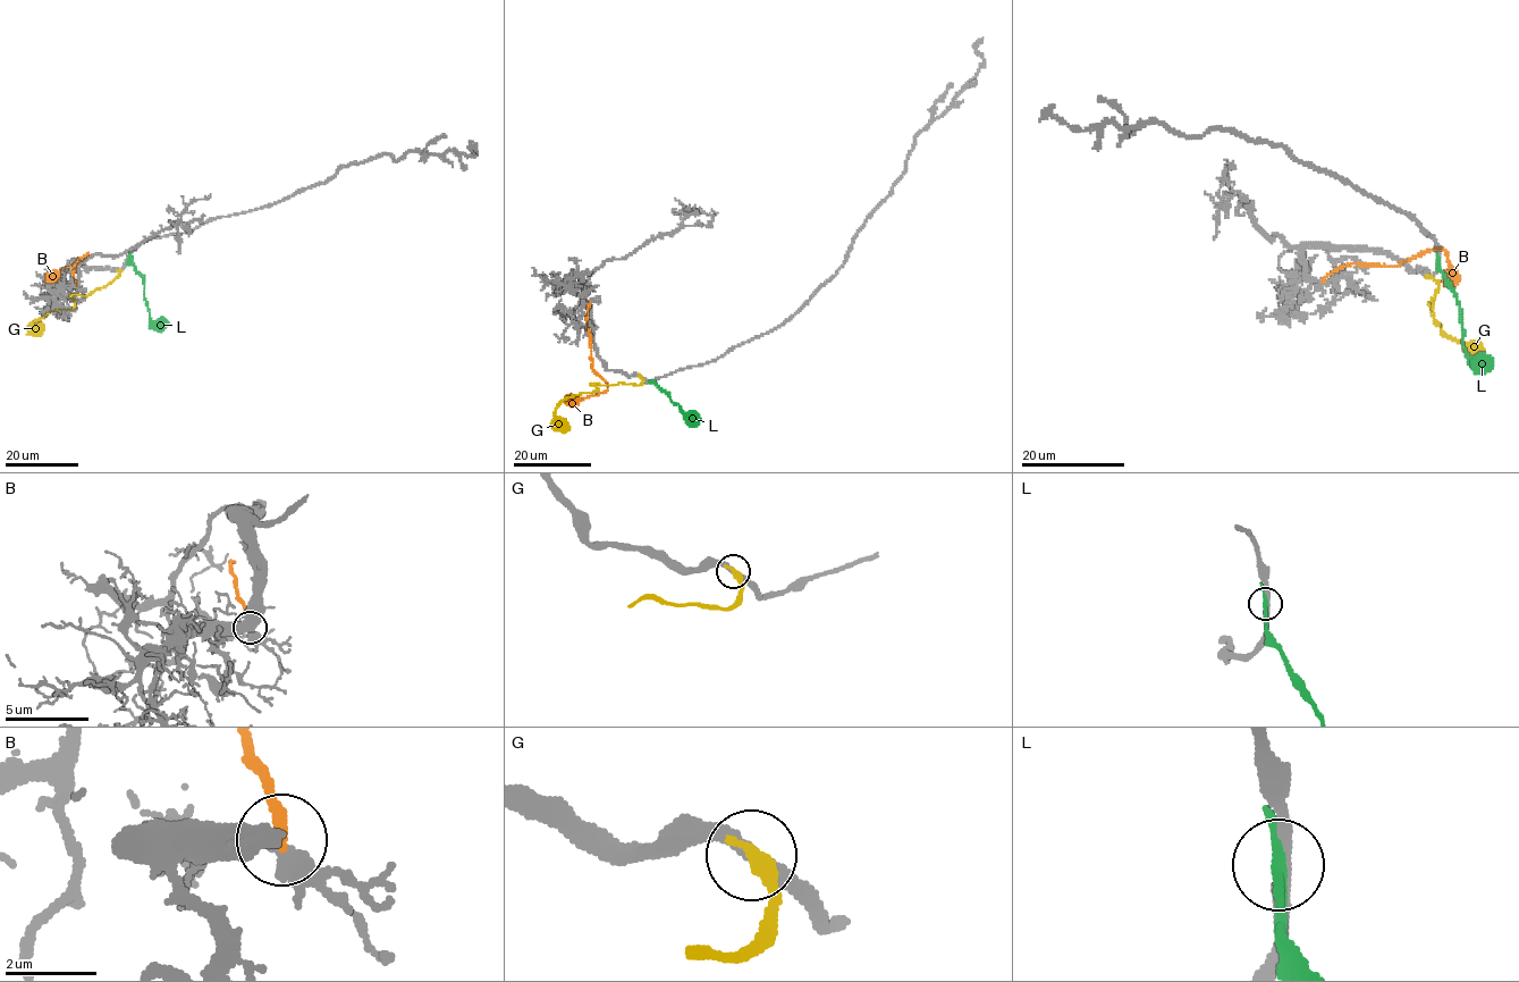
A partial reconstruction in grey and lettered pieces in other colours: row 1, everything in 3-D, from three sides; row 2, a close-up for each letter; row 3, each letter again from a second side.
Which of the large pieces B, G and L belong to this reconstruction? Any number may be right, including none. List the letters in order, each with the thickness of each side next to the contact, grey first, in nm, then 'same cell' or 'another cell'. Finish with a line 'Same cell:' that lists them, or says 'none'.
B: 360 nm thick on the grey side, 280 nm on the other; another cell
G: 360 nm thick on the grey side, 420 nm on the other; same cell
L: 320 nm thick on the grey side, 300 nm on the other; another cell
Same cell: G

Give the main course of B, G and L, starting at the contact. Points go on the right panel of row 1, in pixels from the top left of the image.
B: (1323, 280), (1327, 275), (1352, 263), (1399, 265), (1441, 248), (1451, 266), (1448, 284)
G: (1428, 277), (1439, 287), (1432, 307), (1428, 302), (1433, 318), (1442, 332), (1465, 344), (1469, 354), (1482, 358)
L: (1437, 259), (1437, 268), (1460, 308), (1465, 352), (1482, 371), (1485, 369), (1483, 367)

